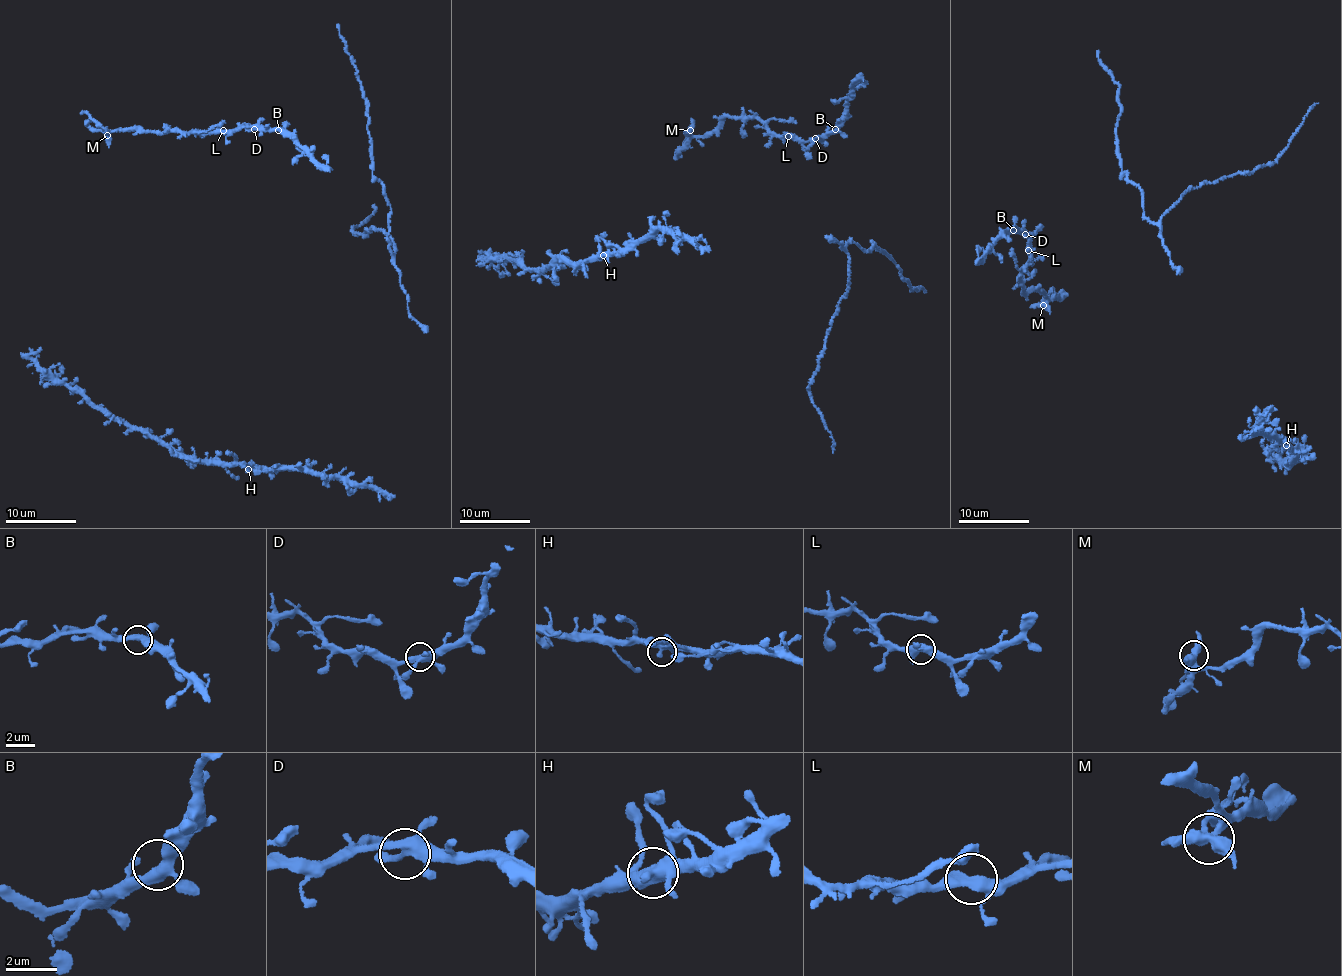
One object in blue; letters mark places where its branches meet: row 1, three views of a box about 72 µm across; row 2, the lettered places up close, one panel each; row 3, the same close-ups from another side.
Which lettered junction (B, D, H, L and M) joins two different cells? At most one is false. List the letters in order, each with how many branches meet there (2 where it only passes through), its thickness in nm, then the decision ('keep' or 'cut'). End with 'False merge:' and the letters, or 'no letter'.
B: branches 3; calibre 360 nm; keep
D: branches 5; calibre 360 nm; keep
H: branches 4; calibre 420 nm; keep
L: branches 4; calibre 380 nm; keep
M: branches 5; calibre 400 nm; cut
False merge: M

